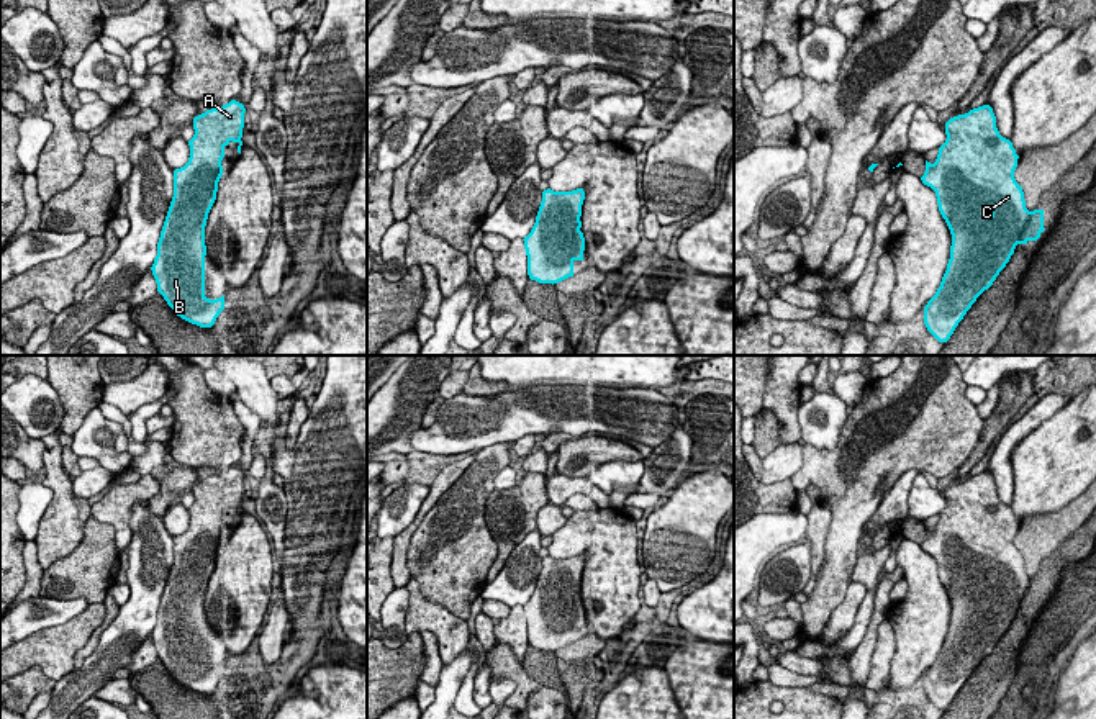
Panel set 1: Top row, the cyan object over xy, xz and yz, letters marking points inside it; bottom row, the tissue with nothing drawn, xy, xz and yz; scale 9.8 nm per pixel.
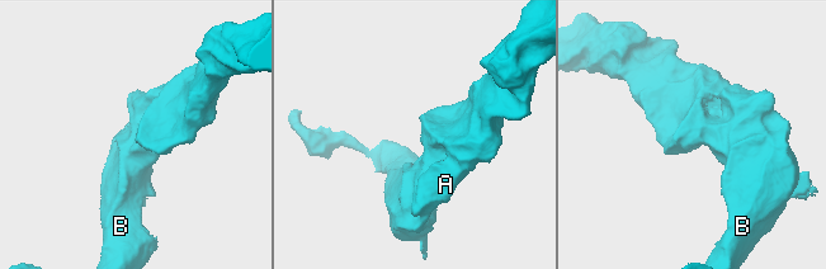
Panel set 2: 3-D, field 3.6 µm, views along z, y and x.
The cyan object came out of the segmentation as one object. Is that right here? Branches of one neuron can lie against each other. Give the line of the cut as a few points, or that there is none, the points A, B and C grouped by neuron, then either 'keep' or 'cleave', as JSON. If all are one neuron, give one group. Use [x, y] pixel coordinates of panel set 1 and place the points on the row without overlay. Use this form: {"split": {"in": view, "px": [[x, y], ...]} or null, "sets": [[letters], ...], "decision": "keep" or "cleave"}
{"split": null, "sets": [["A", "B", "C"]], "decision": "keep"}

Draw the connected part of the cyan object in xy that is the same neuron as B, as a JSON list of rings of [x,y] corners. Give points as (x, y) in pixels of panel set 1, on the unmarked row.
[[[231,467],[221,475],[206,477],[193,485],[195,501],[188,508],[190,524],[183,534],[174,537],[174,563],[157,609],[157,622],[151,634],[157,658],[174,680],[200,694],[211,694],[224,676],[224,662],[216,667],[205,663],[205,593],[223,542],[224,514],[231,508],[238,509],[238,519],[241,521],[244,480],[244,472]]]

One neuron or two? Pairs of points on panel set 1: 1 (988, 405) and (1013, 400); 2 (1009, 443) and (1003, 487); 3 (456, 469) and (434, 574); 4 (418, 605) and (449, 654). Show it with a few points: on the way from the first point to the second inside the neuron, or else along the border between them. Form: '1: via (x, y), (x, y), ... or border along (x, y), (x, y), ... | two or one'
1: border along (998, 382), (996, 408), (983, 420) | two
2: via (1003, 454), (1003, 475) | one
3: border along (475, 454), (469, 467), (426, 513) | two
4: via (430, 616), (449, 636), (449, 642) | one

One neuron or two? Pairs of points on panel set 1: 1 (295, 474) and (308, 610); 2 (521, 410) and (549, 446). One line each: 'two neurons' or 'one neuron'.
1: one neuron
2: two neurons

